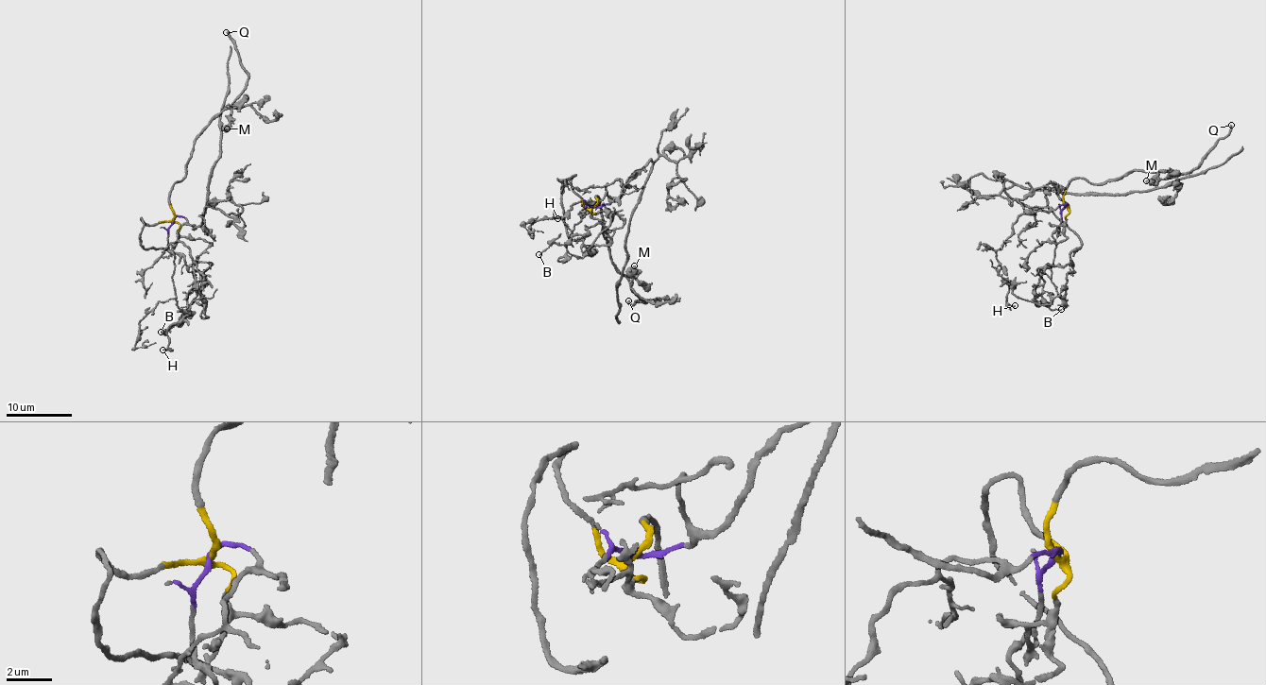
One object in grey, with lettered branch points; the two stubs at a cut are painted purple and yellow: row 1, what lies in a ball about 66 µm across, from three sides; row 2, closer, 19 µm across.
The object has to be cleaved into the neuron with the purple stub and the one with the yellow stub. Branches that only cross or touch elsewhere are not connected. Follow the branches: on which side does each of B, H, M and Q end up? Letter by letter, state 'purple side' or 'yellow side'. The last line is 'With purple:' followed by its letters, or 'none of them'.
B: yellow side
H: purple side
M: yellow side
Q: yellow side
With purple: H

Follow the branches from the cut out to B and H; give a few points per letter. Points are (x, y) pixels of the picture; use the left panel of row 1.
B: (172, 218), (151, 225), (141, 217), (141, 244), (210, 266), (187, 297), (192, 314), (166, 333), (161, 332)
H: (172, 218), (185, 218), (179, 240), (201, 272), (201, 285), (190, 313), (169, 327), (162, 350)

